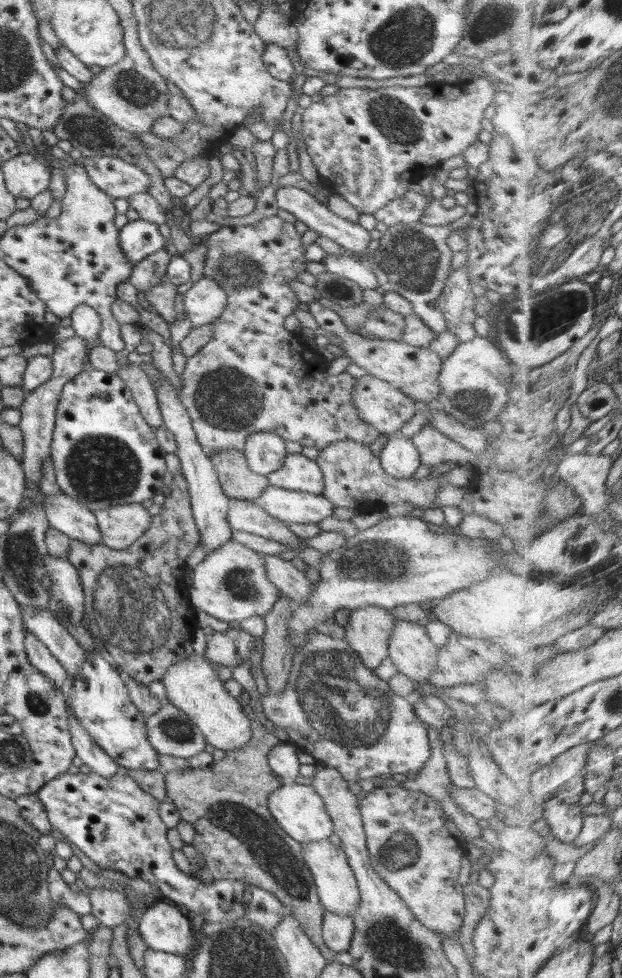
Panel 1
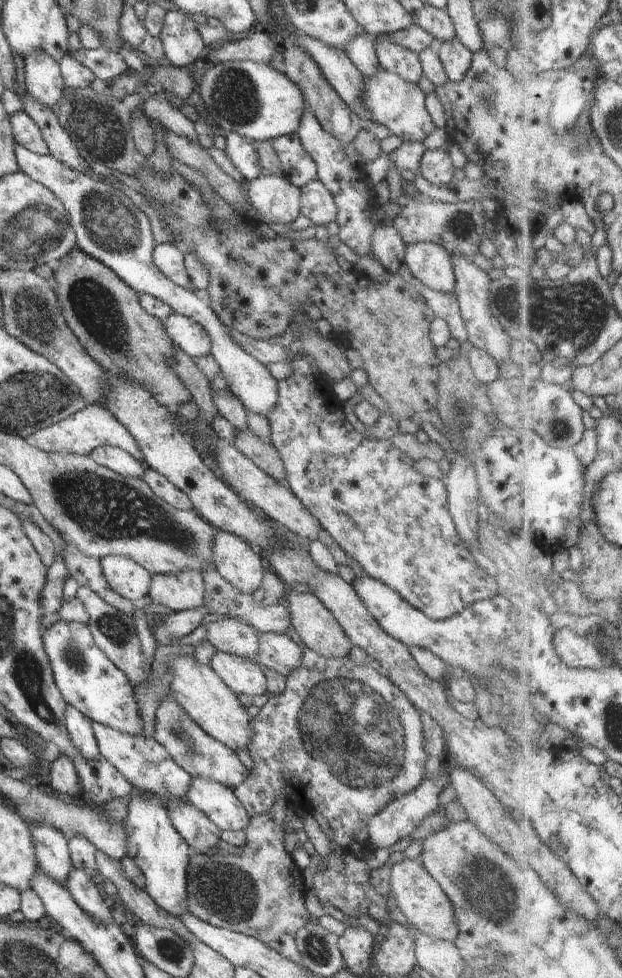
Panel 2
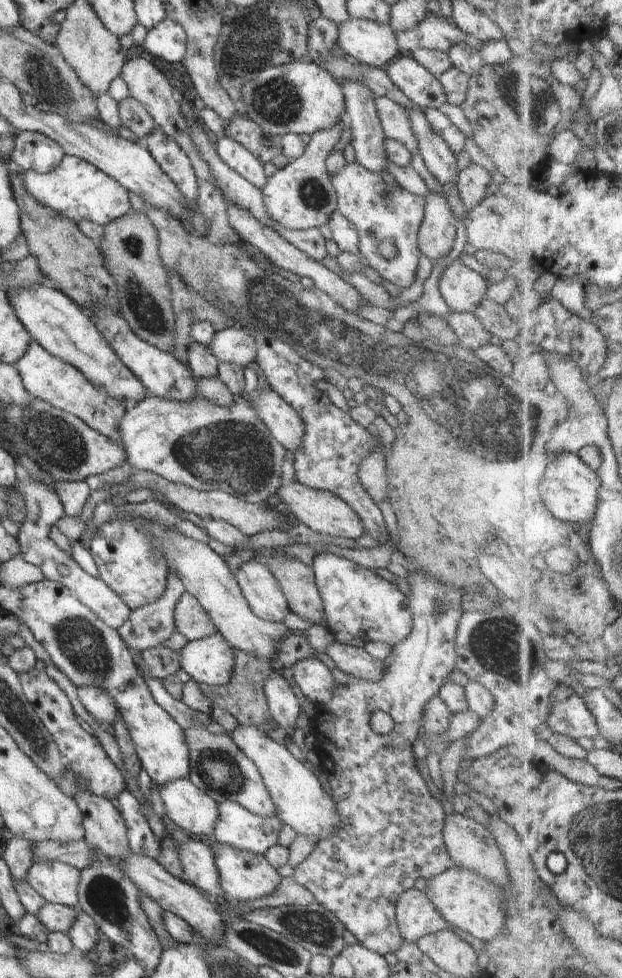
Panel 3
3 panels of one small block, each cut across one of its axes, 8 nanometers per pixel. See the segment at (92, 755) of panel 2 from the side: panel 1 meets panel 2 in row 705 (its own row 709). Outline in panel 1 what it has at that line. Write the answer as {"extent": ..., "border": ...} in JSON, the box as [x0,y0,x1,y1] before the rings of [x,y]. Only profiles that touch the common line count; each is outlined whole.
{"extent":[68,707,120,779],"border":[[[69,707],[68,716],[71,743],[75,750],[75,756],[82,760],[82,764],[88,766],[92,773],[106,779],[120,772],[120,766],[98,744],[92,742],[90,736],[77,724],[77,719]]]}

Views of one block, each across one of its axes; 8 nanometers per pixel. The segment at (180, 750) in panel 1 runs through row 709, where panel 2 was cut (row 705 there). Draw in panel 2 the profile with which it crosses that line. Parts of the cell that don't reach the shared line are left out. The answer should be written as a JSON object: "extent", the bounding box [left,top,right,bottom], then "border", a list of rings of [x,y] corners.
{"extent":[153,694,249,791],"border":[[[168,694],[161,702],[156,714],[153,739],[172,756],[172,759],[191,778],[199,777],[217,781],[234,791],[244,780],[249,771],[242,765],[237,754],[224,744],[211,738],[202,731],[182,708]]]}

